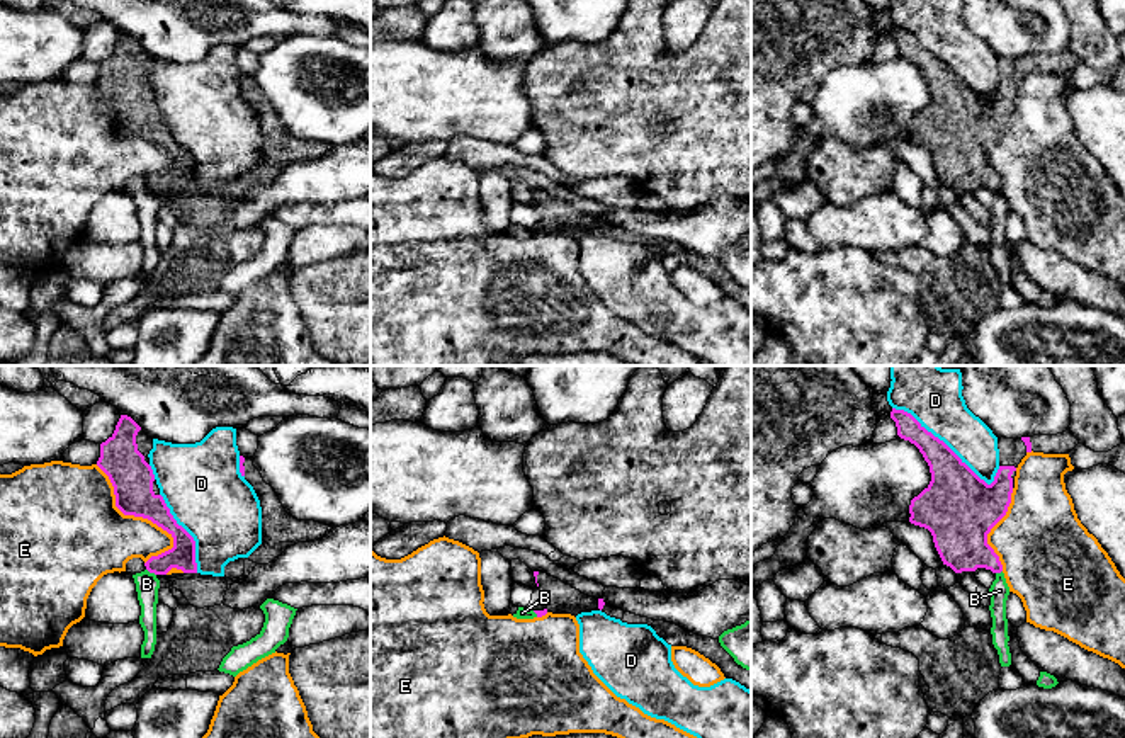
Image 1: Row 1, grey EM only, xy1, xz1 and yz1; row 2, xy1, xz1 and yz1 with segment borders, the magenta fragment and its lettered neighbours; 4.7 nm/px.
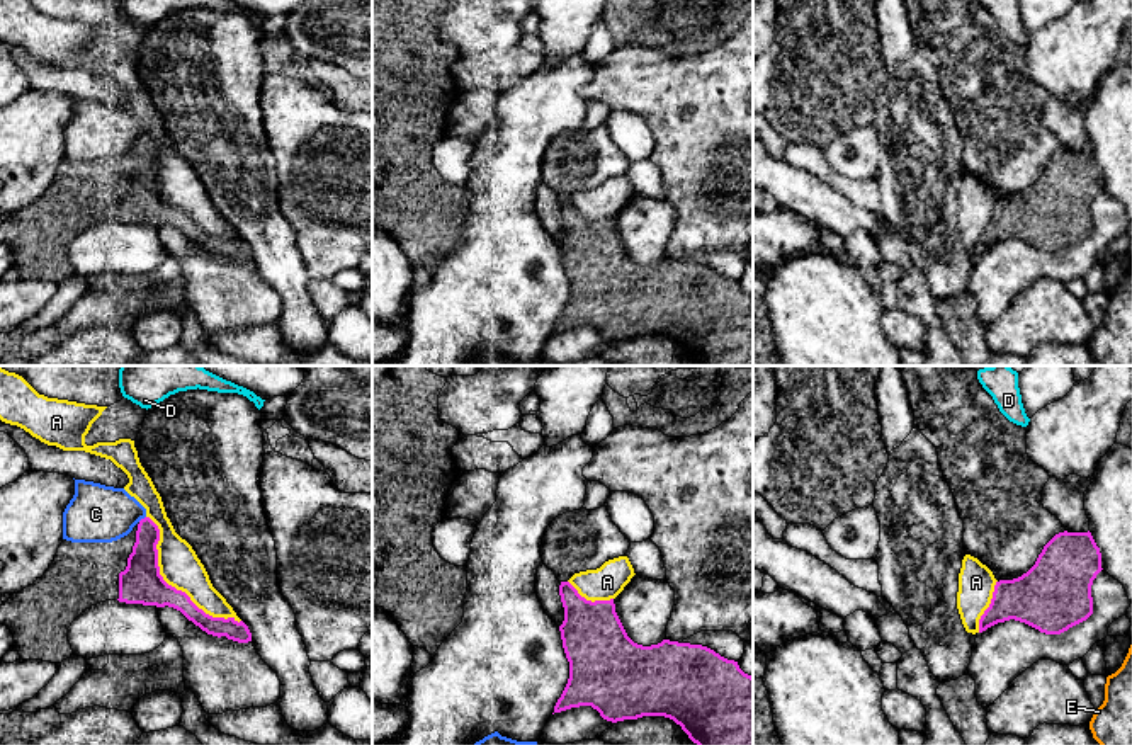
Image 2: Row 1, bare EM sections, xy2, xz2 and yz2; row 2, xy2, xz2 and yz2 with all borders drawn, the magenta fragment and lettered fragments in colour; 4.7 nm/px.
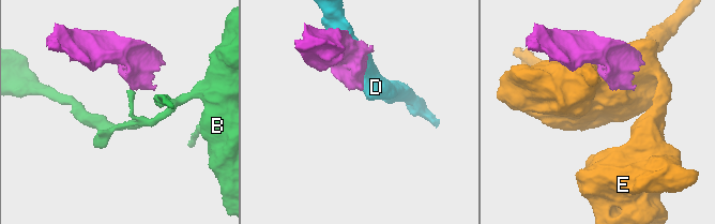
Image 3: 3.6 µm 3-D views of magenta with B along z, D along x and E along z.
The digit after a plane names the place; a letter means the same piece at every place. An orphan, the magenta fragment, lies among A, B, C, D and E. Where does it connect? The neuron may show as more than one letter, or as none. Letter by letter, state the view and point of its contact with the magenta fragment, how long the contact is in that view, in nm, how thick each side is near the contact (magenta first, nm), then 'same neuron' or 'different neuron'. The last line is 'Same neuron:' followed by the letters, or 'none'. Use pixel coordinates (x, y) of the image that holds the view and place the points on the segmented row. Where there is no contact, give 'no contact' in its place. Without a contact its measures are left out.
A: contact xy2 (170, 585); length 650 nm; calibres 190 and 190 nm; different neuron
B: contact xy1 (152, 572); length 60 nm; calibres 130 and 110 nm; different neuron
C: contact xy2 (141, 519); length 50 nm; calibres 160 and 280 nm; different neuron
D: contact yz1 (942, 441); length 600 nm; calibres 260 and 280 nm; different neuron
E: contact xy1 (130, 514); length 550 nm; calibres 200 and 420 nm; different neuron
Same neuron: none

